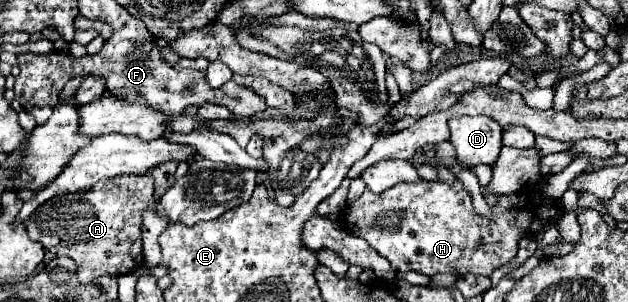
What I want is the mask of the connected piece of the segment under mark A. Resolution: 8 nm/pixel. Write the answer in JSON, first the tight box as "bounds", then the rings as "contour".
{"bounds":[25,175,155,283],"contour":[[[119,175],[119,177],[115,177],[115,179],[101,179],[99,183],[95,183],[95,187],[91,187],[91,189],[87,189],[87,191],[67,193],[67,195],[59,195],[59,197],[55,197],[55,199],[49,199],[47,203],[43,203],[43,205],[31,215],[31,219],[25,223],[25,227],[27,227],[29,237],[31,237],[33,241],[41,243],[41,245],[43,245],[47,251],[51,251],[53,255],[67,255],[67,257],[71,257],[71,259],[77,263],[77,277],[79,277],[81,283],[89,283],[89,281],[93,281],[95,277],[99,277],[99,275],[103,275],[103,273],[109,273],[109,275],[119,277],[119,275],[125,275],[125,273],[129,273],[129,271],[133,271],[133,269],[137,269],[137,267],[143,265],[141,227],[143,227],[143,213],[145,213],[145,209],[153,203],[153,189],[155,189],[155,187],[153,187],[153,179],[151,179],[149,175]]]}

